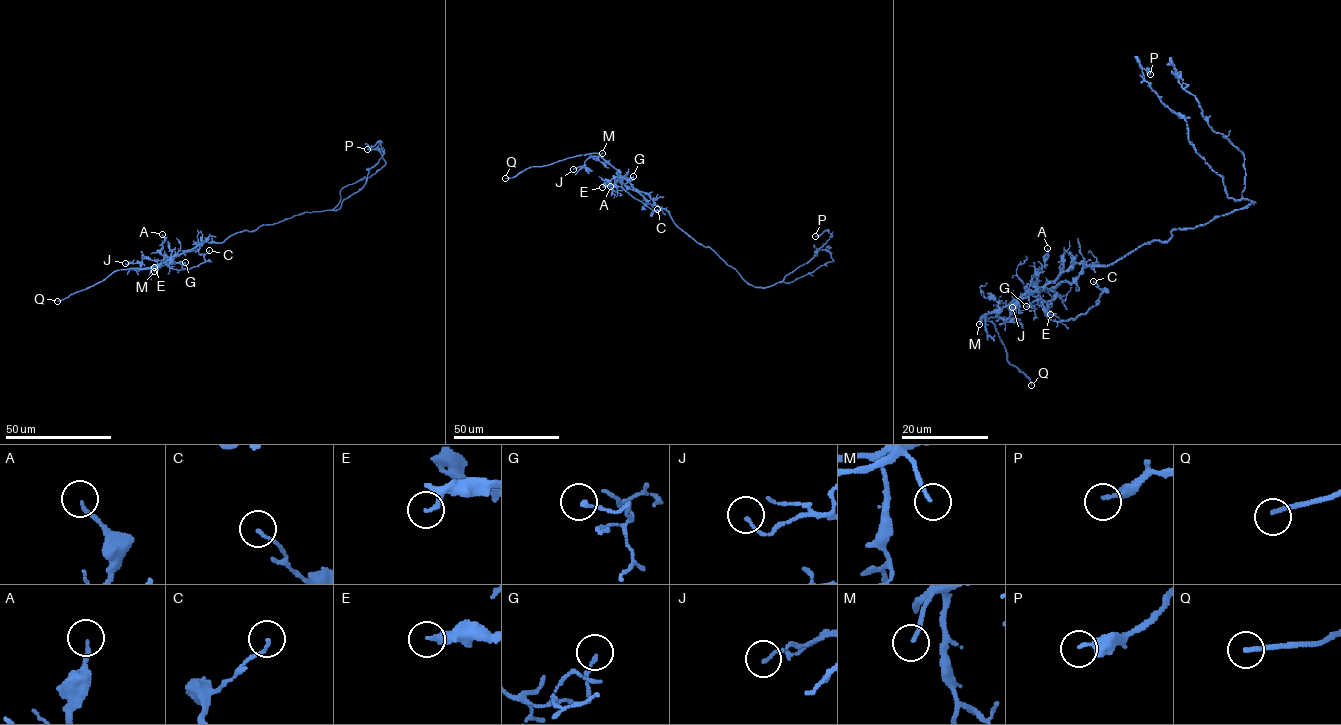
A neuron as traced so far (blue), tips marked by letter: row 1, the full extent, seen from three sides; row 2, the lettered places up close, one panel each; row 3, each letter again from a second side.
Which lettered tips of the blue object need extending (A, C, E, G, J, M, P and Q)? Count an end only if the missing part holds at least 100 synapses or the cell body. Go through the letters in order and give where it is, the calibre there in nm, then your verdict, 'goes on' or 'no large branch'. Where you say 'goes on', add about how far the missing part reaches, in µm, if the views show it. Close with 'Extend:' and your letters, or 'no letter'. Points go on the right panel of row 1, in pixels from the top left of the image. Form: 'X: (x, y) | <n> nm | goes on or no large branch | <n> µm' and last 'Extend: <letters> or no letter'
A: (1047, 248) | 160 nm | no large branch
C: (1093, 281) | 110 nm | no large branch
E: (1050, 314) | 150 nm | no large branch
G: (1026, 306) | 150 nm | no large branch
J: (1012, 307) | 110 nm | no large branch
M: (979, 324) | 140 nm | no large branch
P: (1150, 74) | 220 nm | no large branch
Q: (1031, 385) | 180 nm | goes on | 8 µm
Extend: Q

